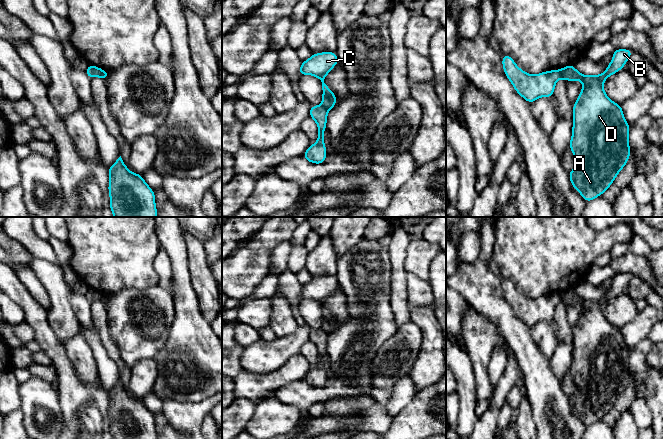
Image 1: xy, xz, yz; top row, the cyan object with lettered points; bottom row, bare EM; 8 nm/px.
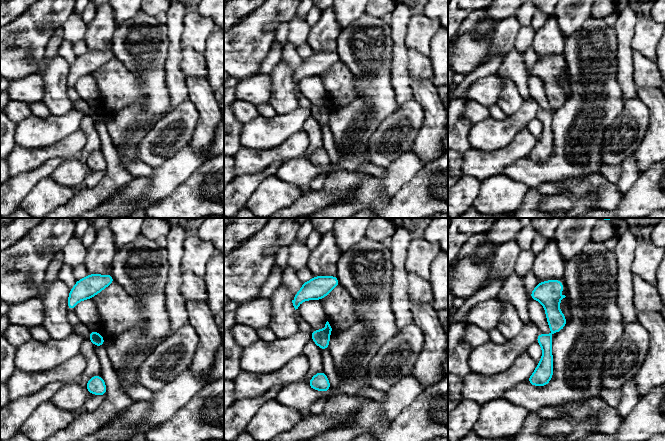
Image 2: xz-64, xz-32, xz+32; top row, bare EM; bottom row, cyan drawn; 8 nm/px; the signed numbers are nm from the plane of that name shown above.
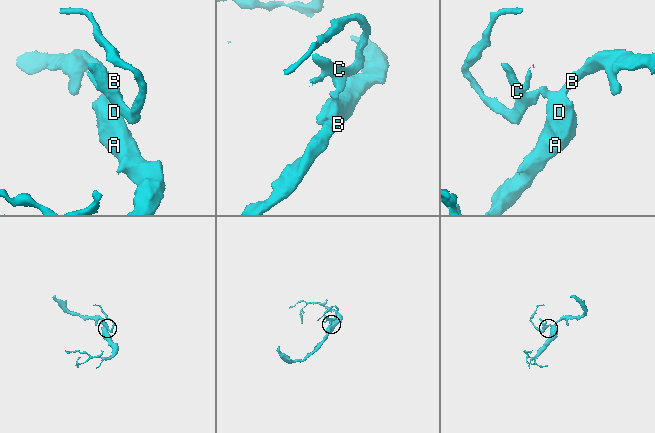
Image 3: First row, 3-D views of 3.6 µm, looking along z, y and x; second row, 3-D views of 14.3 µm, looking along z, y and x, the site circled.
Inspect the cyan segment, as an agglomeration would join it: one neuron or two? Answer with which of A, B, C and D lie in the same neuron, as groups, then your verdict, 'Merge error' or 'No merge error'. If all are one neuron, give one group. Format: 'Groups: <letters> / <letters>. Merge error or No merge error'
Groups: A B D / C. Merge error

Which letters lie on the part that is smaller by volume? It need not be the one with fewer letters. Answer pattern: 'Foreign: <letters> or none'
Foreign: C

